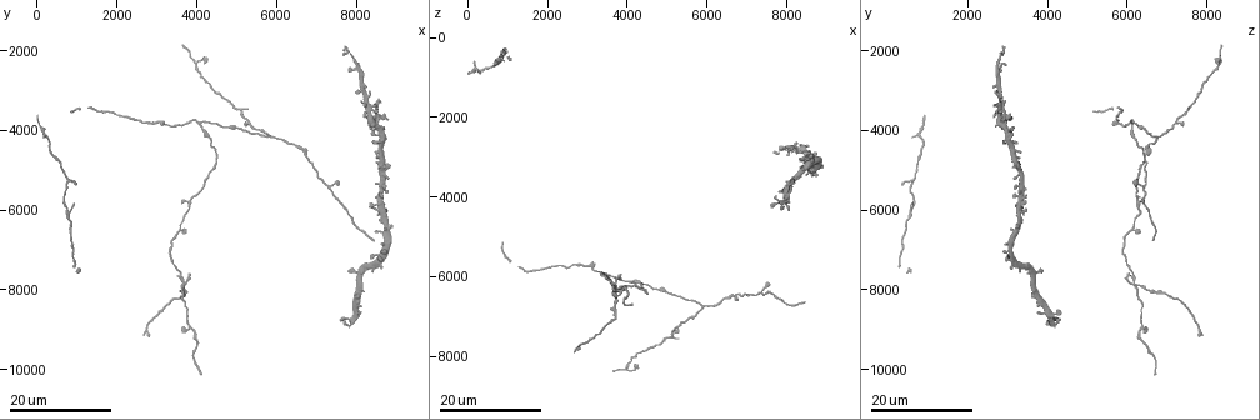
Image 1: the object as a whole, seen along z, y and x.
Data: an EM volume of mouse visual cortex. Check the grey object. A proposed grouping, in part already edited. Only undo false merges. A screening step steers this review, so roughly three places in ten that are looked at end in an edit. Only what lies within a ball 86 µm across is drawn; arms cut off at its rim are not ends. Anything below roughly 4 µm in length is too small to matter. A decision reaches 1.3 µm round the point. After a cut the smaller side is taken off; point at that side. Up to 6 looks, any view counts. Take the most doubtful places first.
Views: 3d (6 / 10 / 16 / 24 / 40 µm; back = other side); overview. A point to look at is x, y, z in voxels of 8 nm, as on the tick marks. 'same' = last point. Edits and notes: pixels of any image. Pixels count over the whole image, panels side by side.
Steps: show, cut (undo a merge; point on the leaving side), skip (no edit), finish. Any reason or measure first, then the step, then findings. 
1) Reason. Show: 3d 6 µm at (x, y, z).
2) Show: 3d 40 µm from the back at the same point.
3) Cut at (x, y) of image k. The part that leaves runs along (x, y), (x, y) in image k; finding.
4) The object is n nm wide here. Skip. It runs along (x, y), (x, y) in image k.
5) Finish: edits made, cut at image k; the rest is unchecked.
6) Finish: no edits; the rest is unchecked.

Arms part here. Show: 3d 24 µm at (7300, 5450, 6350).

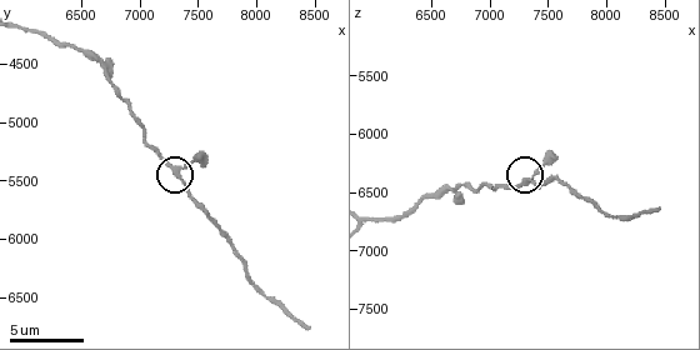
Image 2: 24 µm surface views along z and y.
Zoom in. Show: 3d 10 µm at (7300, 5440, 6400).

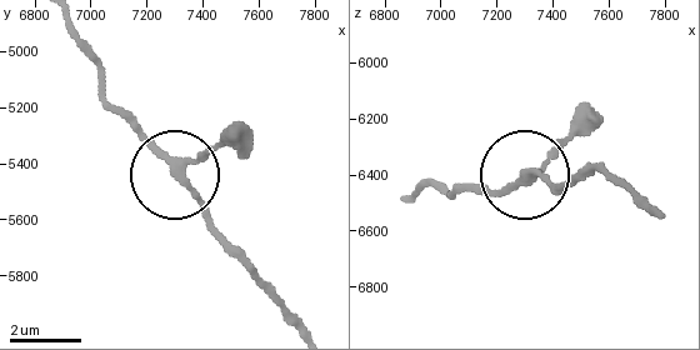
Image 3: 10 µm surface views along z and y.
3 arms meet here. Skip. One cell here.

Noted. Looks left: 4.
Side arm on a straight run. Show: 3d 16 µm at (3600, 7900, 6200).

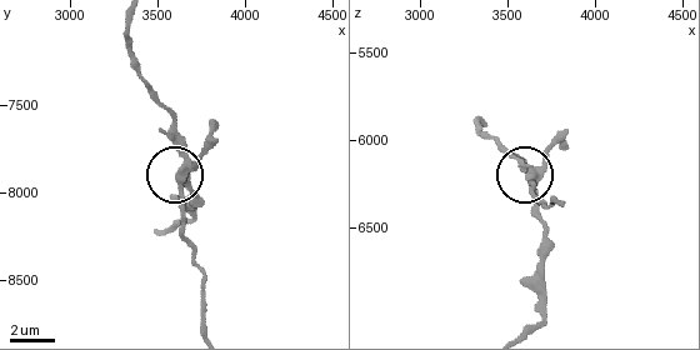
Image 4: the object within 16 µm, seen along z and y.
Show: 3d 6 µm at the same point.

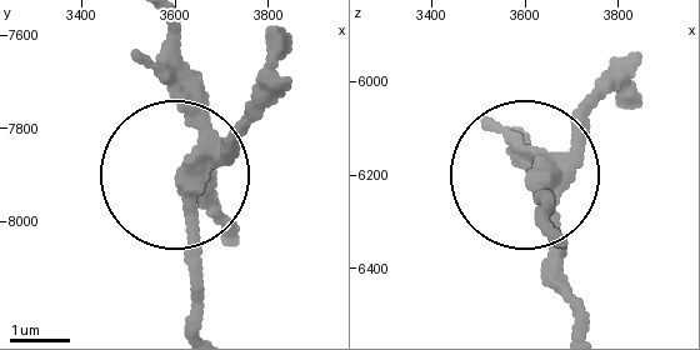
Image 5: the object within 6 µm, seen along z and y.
3 arms meet here. Cut at (253, 110) of image 5. The part that leaves runs along (201, 126), (226, 226) in image 5; two cells meet here.

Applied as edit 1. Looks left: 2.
Finish: edits made, cut at image 5; the rest is unchecked.

